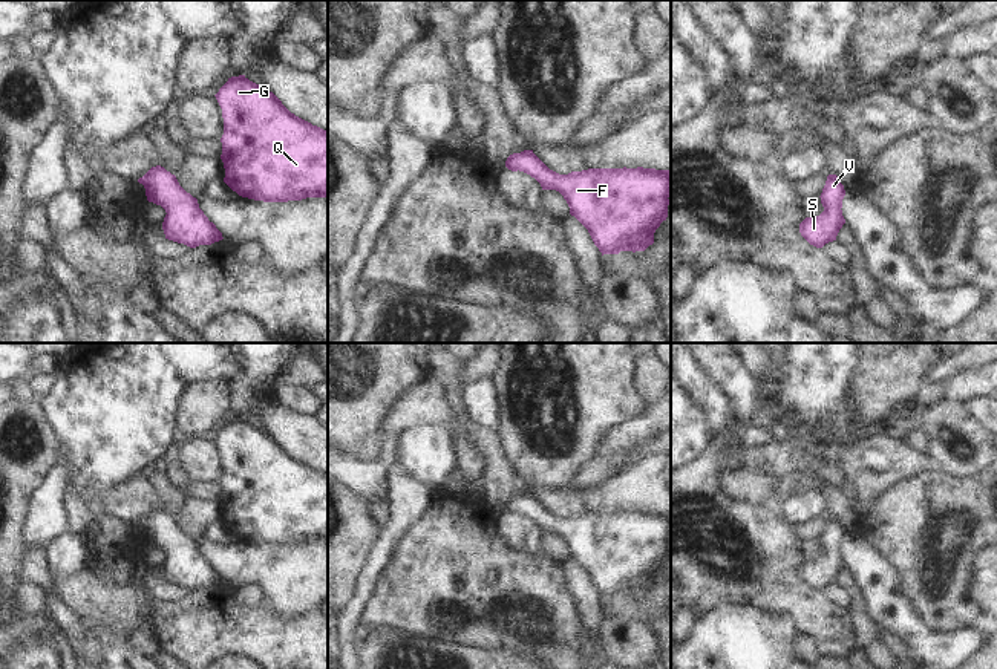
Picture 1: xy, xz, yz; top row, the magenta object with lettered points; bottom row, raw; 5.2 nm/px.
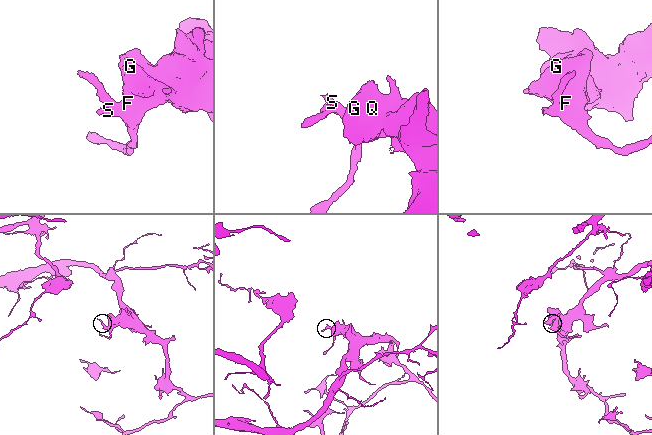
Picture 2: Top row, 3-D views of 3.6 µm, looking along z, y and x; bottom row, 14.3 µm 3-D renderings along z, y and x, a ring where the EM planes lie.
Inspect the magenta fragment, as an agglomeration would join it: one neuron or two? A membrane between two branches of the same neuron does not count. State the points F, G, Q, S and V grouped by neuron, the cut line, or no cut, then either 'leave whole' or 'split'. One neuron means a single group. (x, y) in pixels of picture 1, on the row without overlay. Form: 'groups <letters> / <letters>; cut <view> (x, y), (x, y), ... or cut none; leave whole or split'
groups F G Q S V; cut none; leave whole

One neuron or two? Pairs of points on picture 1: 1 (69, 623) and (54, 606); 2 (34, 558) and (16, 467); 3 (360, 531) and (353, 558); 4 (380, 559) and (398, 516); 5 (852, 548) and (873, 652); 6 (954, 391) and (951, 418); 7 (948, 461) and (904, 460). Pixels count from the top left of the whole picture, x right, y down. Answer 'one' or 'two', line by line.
1: one
2: two
3: one
4: one
5: two
6: two
7: two

